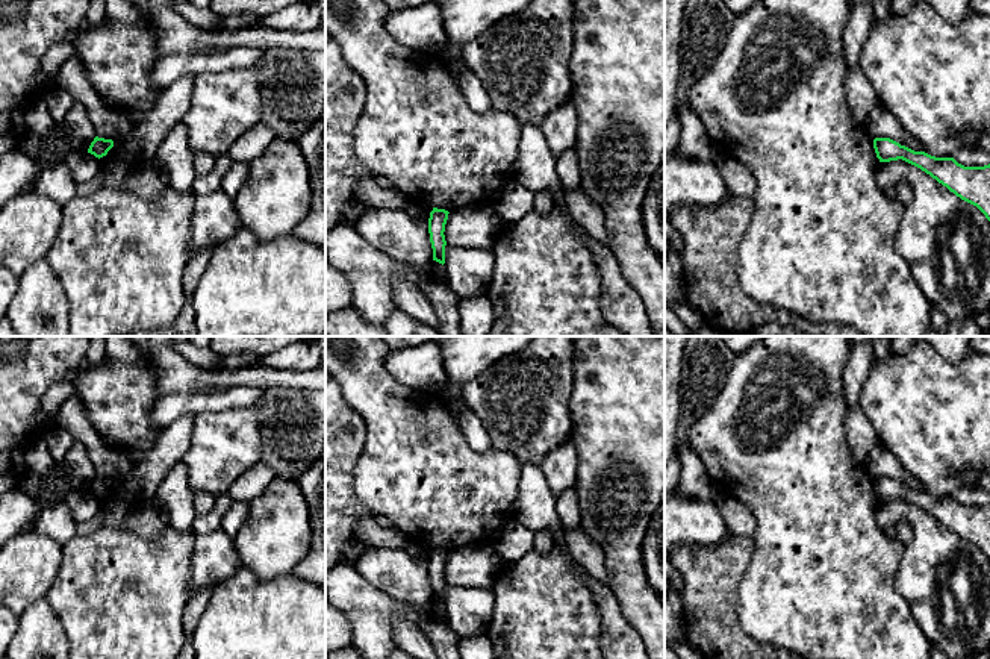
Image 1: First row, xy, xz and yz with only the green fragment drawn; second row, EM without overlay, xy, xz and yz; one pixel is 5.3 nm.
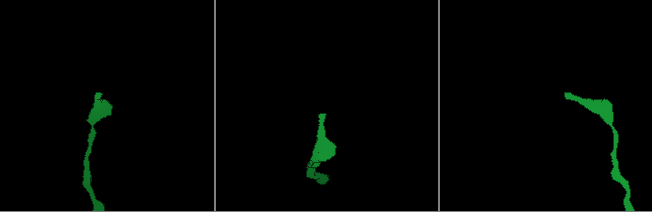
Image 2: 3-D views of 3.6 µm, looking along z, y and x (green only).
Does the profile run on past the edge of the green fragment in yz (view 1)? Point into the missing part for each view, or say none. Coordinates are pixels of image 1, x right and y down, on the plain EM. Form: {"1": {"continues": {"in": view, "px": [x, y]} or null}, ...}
{"1": {"continues": null}}

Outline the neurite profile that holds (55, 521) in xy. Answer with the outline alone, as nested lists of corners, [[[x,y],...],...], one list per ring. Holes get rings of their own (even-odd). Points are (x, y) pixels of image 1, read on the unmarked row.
[[[54,503],[47,506],[33,521],[29,532],[53,538],[59,544],[67,544],[76,536],[76,521],[73,520],[67,503]]]

